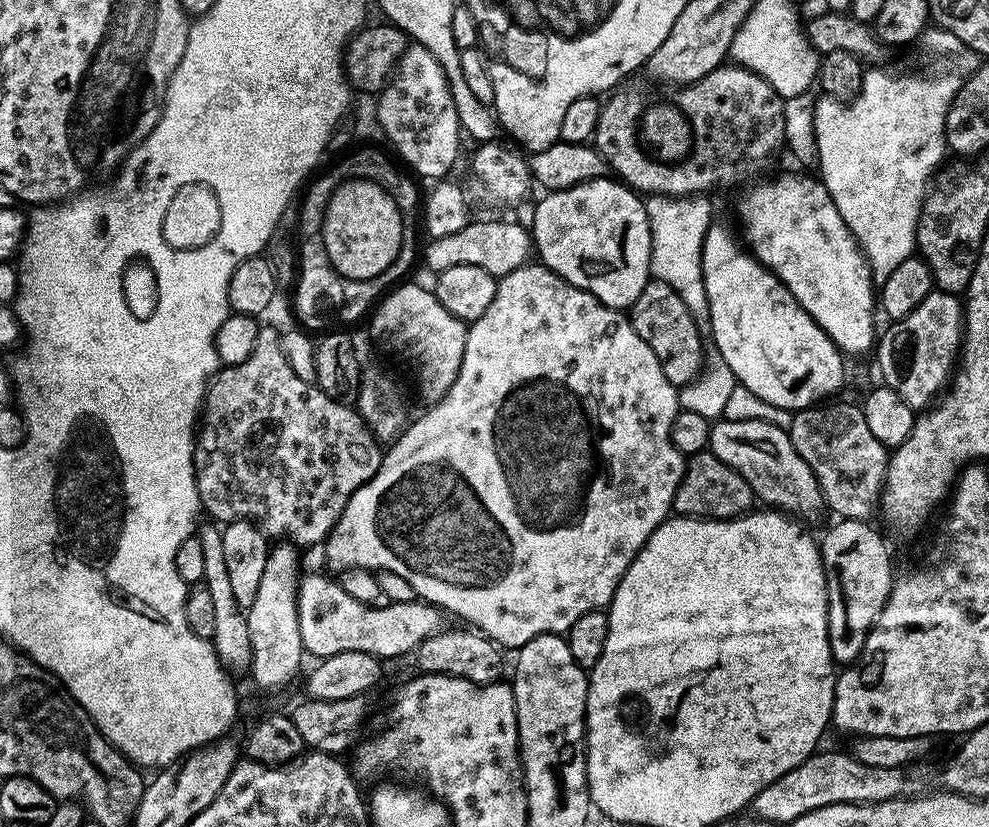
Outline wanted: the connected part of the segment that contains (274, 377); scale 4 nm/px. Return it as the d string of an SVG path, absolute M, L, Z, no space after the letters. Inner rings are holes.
M261 327L257 331L254 350L250 354L250 358L246 358L246 362L241 364L221 367L220 371L212 377L208 390L204 393L202 419L199 421L196 434L194 470L203 511L207 515L209 512L213 516L209 517L221 525L233 524L236 520L251 520L264 531L267 537L275 538L277 536L275 538L277 541L295 544L301 549L312 548L315 544L323 545L334 530L336 523L339 522L340 515L346 510L346 504L350 502L354 490L358 490L363 484L370 482L370 478L374 478L381 459L381 441L376 439L375 434L368 428L368 423L361 418L360 413L353 405L343 404L330 398L321 388L317 388L310 382L302 382L302 378L298 378L298 374L294 374L294 366L290 366L284 353L281 329Z

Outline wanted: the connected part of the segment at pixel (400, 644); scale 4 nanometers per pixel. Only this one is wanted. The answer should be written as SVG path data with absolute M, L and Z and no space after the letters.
M301 575L298 590L298 630L302 636L305 653L309 657L323 658L334 654L346 654L348 650L360 650L362 654L374 654L381 658L387 656L404 656L415 653L426 638L438 634L444 627L445 613L434 604L425 604L417 598L410 602L389 602L385 608L375 608L358 602L346 594L343 583L327 580L324 576Z

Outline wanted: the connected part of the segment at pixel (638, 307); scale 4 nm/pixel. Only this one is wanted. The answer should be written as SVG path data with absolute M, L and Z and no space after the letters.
M649 279L642 294L638 294L632 303L630 319L634 330L638 330L638 338L654 350L654 358L658 358L658 366L662 366L662 374L666 374L672 384L691 384L699 376L706 363L704 340L700 337L701 325L692 317L689 301L685 297L666 286L666 282Z

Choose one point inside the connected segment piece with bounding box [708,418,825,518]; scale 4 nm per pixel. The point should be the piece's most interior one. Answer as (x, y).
(762, 452)

